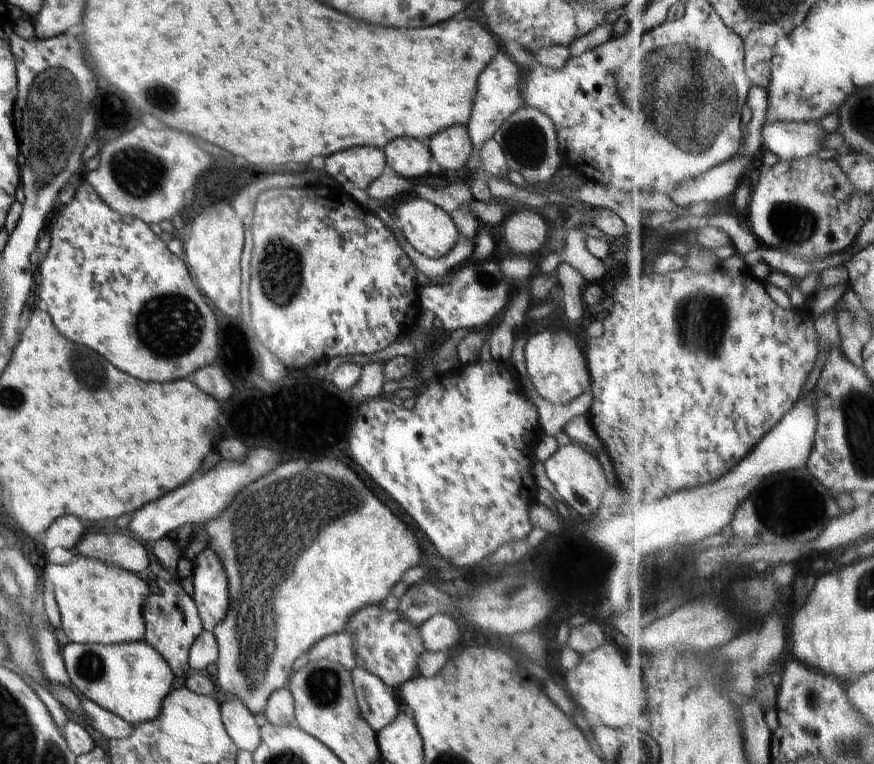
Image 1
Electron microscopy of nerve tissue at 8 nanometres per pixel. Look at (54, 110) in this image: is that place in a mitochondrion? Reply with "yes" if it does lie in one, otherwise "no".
yes

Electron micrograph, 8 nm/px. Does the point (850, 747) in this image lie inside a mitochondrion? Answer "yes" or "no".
yes

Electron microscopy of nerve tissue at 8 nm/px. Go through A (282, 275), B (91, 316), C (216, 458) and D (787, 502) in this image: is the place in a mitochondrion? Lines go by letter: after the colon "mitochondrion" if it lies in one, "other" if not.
A: mitochondrion
B: other
C: other
D: mitochondrion

